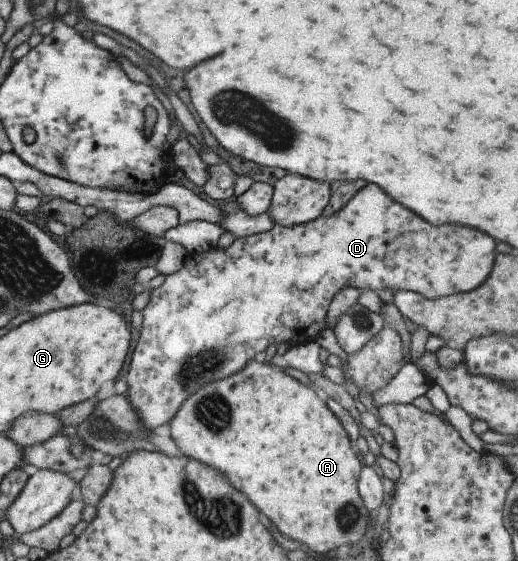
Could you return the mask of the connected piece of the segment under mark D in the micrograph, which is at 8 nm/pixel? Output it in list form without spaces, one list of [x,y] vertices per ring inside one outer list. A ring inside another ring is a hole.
[[[366,184],[362,190],[358,190],[358,192],[354,194],[354,198],[350,198],[350,202],[346,202],[346,204],[334,214],[324,217],[320,215],[310,222],[299,225],[282,226],[274,223],[266,232],[234,238],[230,246],[224,250],[212,247],[200,254],[187,254],[184,257],[183,265],[180,267],[180,270],[166,275],[164,282],[151,290],[148,302],[141,310],[142,326],[139,330],[136,346],[132,352],[130,364],[128,364],[128,370],[126,370],[125,381],[127,388],[124,396],[127,397],[130,406],[134,409],[144,429],[148,430],[155,426],[164,425],[174,416],[174,413],[179,409],[182,401],[191,392],[199,389],[199,386],[203,384],[224,378],[228,376],[228,374],[243,369],[246,362],[252,359],[259,359],[268,344],[275,344],[277,346],[281,342],[286,342],[299,345],[300,343],[307,343],[314,340],[318,333],[326,326],[325,318],[331,298],[334,296],[334,293],[343,286],[357,288],[362,291],[372,290],[374,293],[387,287],[402,289],[405,291],[418,292],[420,296],[427,299],[434,298],[434,296],[443,297],[444,294],[450,295],[450,292],[454,292],[454,290],[452,290],[452,278],[448,278],[448,274],[452,274],[452,272],[448,272],[448,270],[452,270],[452,268],[450,268],[450,260],[456,262],[460,256],[462,256],[462,260],[464,260],[466,250],[468,250],[470,256],[472,256],[472,254],[474,254],[474,258],[484,256],[484,258],[488,258],[488,262],[490,262],[490,258],[492,258],[492,254],[494,254],[494,242],[492,242],[492,238],[488,238],[488,234],[482,234],[482,232],[478,232],[478,230],[464,228],[464,226],[452,226],[452,224],[448,224],[448,226],[432,228],[428,222],[424,222],[422,218],[418,218],[414,212],[410,212],[410,210],[402,208],[400,204],[392,202],[376,184]],[[386,236],[388,236],[388,238],[396,238],[396,240],[398,240],[396,246],[394,246],[392,242],[386,244]]]

